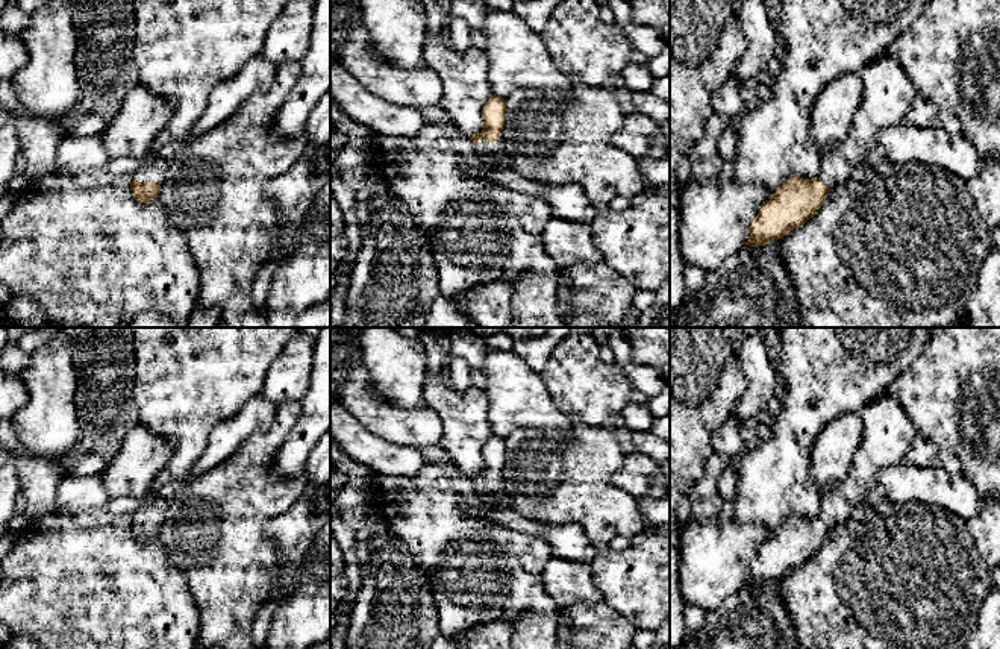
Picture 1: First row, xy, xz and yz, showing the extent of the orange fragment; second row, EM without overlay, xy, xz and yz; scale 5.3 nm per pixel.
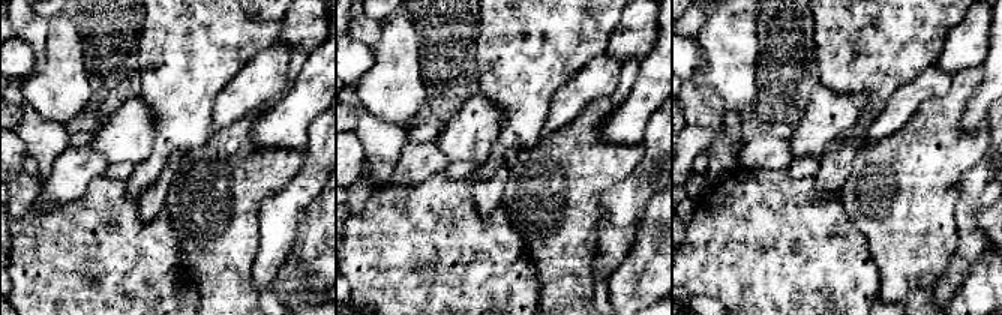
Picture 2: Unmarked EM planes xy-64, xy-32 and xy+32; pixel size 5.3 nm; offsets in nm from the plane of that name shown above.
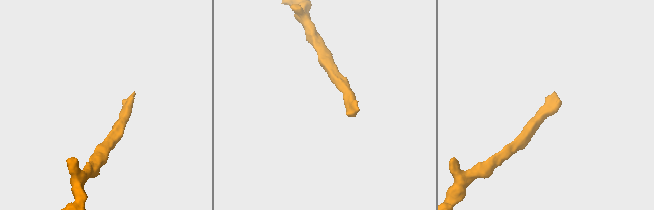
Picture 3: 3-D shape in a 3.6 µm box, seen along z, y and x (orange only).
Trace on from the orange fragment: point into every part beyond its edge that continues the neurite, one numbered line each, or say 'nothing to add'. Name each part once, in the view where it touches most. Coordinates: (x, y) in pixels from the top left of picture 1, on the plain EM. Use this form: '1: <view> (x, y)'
1: xy (153, 505)

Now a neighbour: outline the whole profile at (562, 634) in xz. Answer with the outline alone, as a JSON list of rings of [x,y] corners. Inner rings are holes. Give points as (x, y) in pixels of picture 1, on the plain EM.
[[[558,617],[556,649],[571,649],[571,622]]]

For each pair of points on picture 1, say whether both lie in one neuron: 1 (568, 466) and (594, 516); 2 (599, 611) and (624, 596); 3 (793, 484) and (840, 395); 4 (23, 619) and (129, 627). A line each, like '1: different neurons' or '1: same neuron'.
1: same neuron
2: different neurons
3: same neuron
4: same neuron

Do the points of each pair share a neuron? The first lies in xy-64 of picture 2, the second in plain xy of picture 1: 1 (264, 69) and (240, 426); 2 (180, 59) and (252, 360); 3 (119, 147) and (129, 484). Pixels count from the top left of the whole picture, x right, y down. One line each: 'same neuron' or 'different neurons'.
1: same neuron
2: same neuron
3: same neuron

